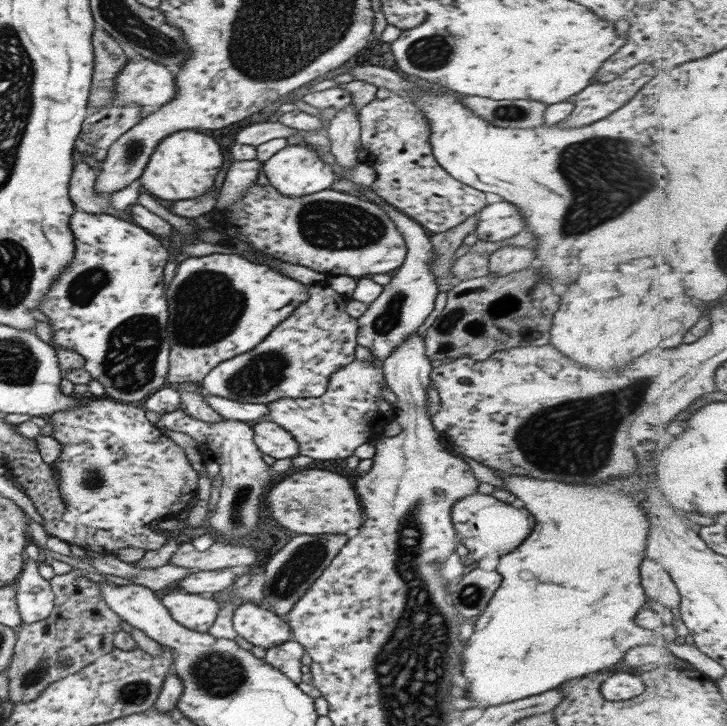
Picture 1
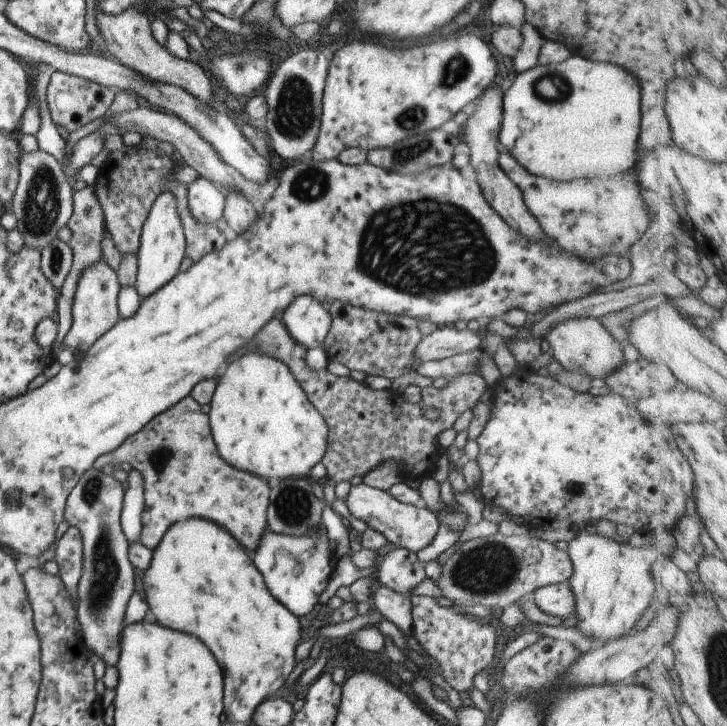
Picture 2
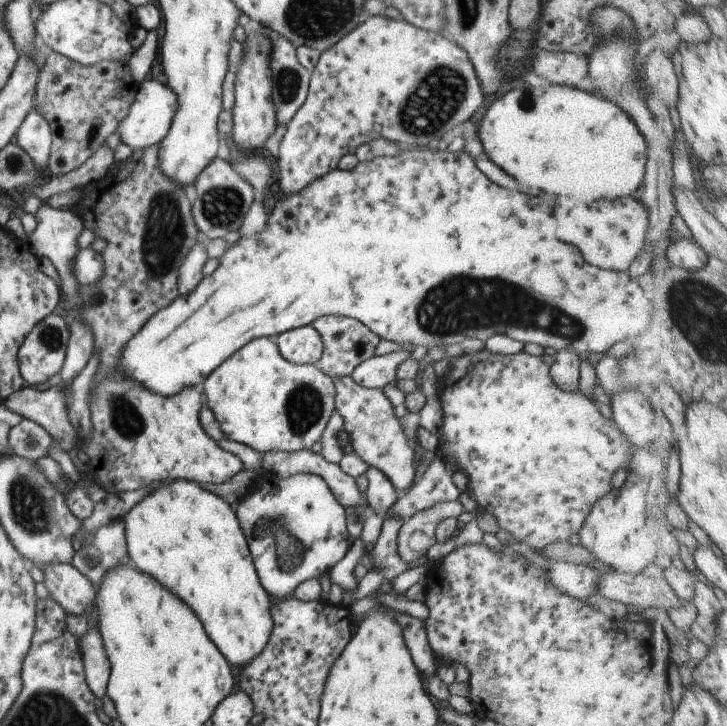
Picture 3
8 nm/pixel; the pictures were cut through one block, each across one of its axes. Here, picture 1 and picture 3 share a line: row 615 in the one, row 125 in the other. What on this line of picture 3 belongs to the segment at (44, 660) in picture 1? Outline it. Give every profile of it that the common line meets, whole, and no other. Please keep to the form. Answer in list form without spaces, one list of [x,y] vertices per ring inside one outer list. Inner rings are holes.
[[[53,51],[40,69],[36,90],[34,111],[45,117],[51,129],[51,154],[47,174],[60,177],[83,166],[105,144],[106,138],[116,132],[117,125],[129,114],[139,88],[131,78],[126,61],[108,60],[86,67]]]

